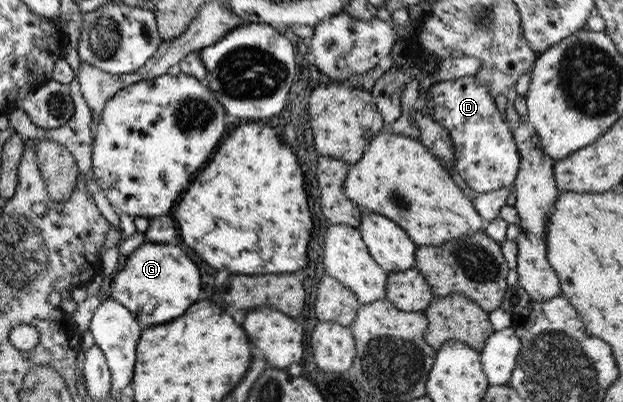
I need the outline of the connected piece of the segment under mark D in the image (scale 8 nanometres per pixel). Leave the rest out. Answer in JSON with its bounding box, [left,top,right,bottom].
[424,72,520,194]

